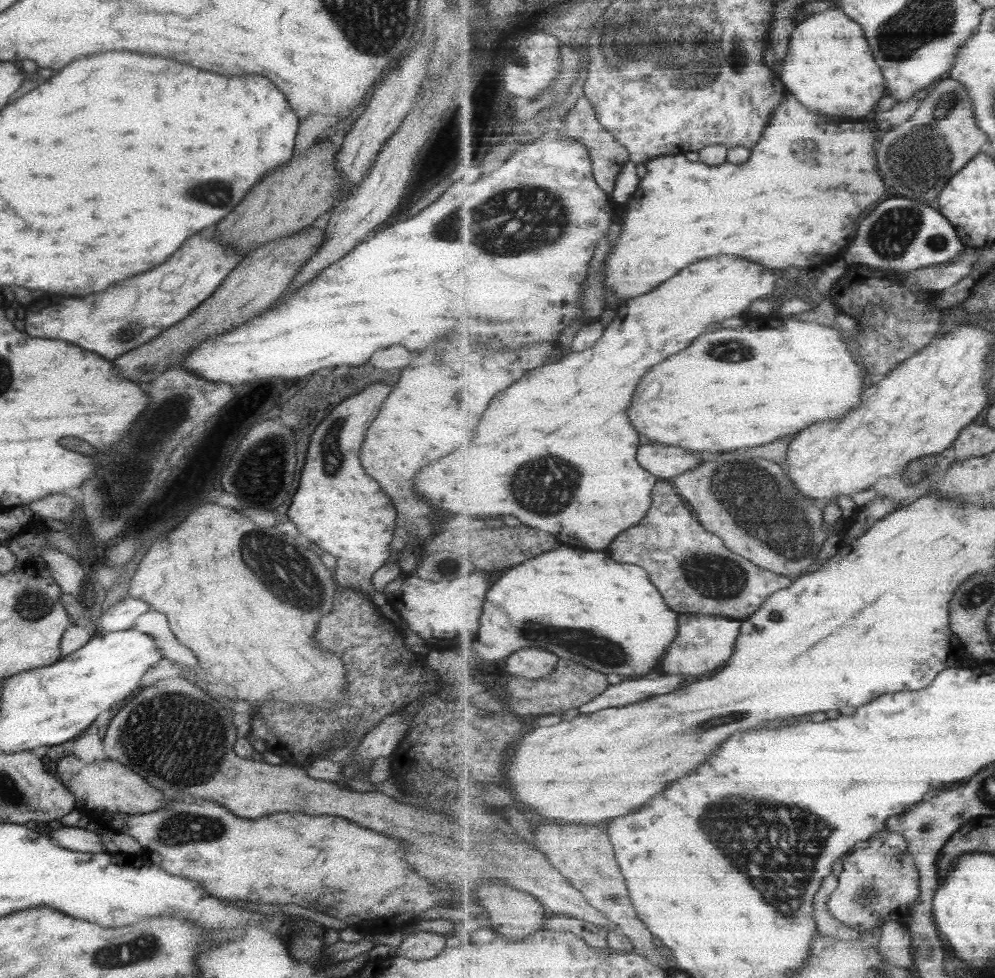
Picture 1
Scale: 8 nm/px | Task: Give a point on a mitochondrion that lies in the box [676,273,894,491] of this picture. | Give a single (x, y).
(729, 351)

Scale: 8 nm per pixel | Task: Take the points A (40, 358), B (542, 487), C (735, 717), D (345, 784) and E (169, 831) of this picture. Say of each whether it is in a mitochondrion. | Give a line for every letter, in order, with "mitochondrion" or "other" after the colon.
A: other
B: mitochondrion
C: other
D: other
E: mitochondrion

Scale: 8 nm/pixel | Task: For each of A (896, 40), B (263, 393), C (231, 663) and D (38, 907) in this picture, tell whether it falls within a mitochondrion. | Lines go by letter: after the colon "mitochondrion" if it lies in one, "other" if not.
A: mitochondrion
B: other
C: other
D: other

